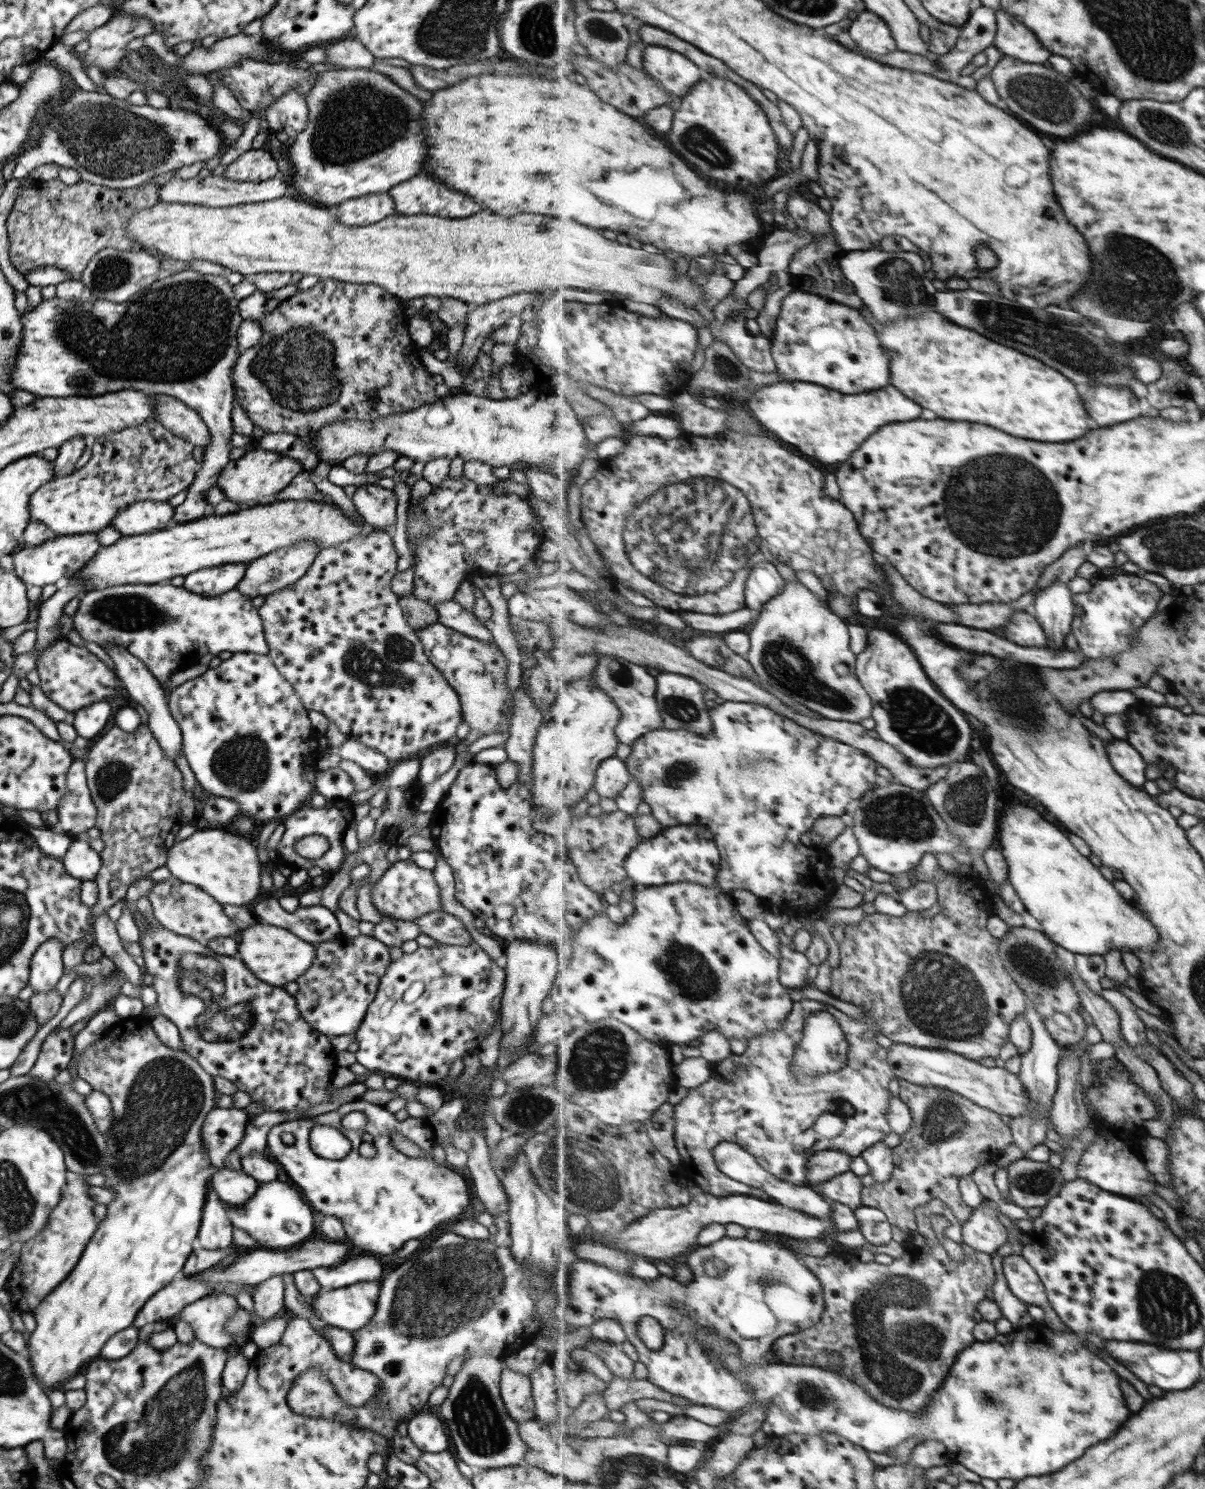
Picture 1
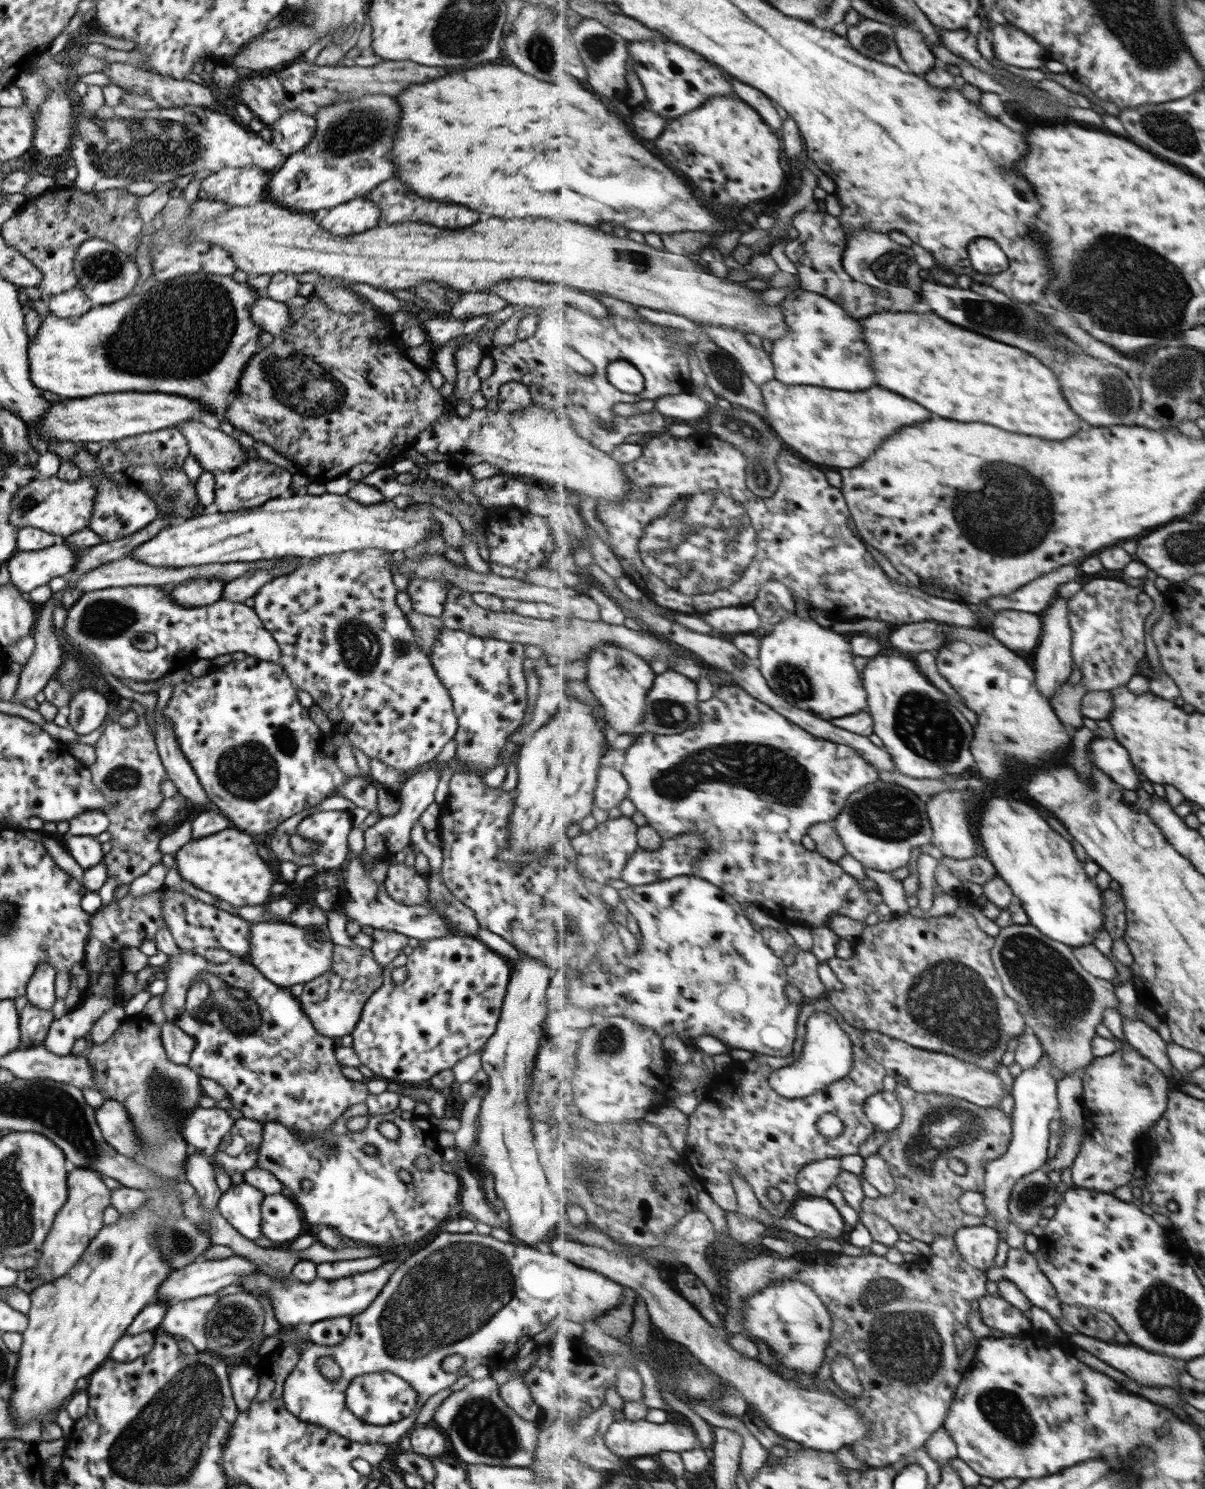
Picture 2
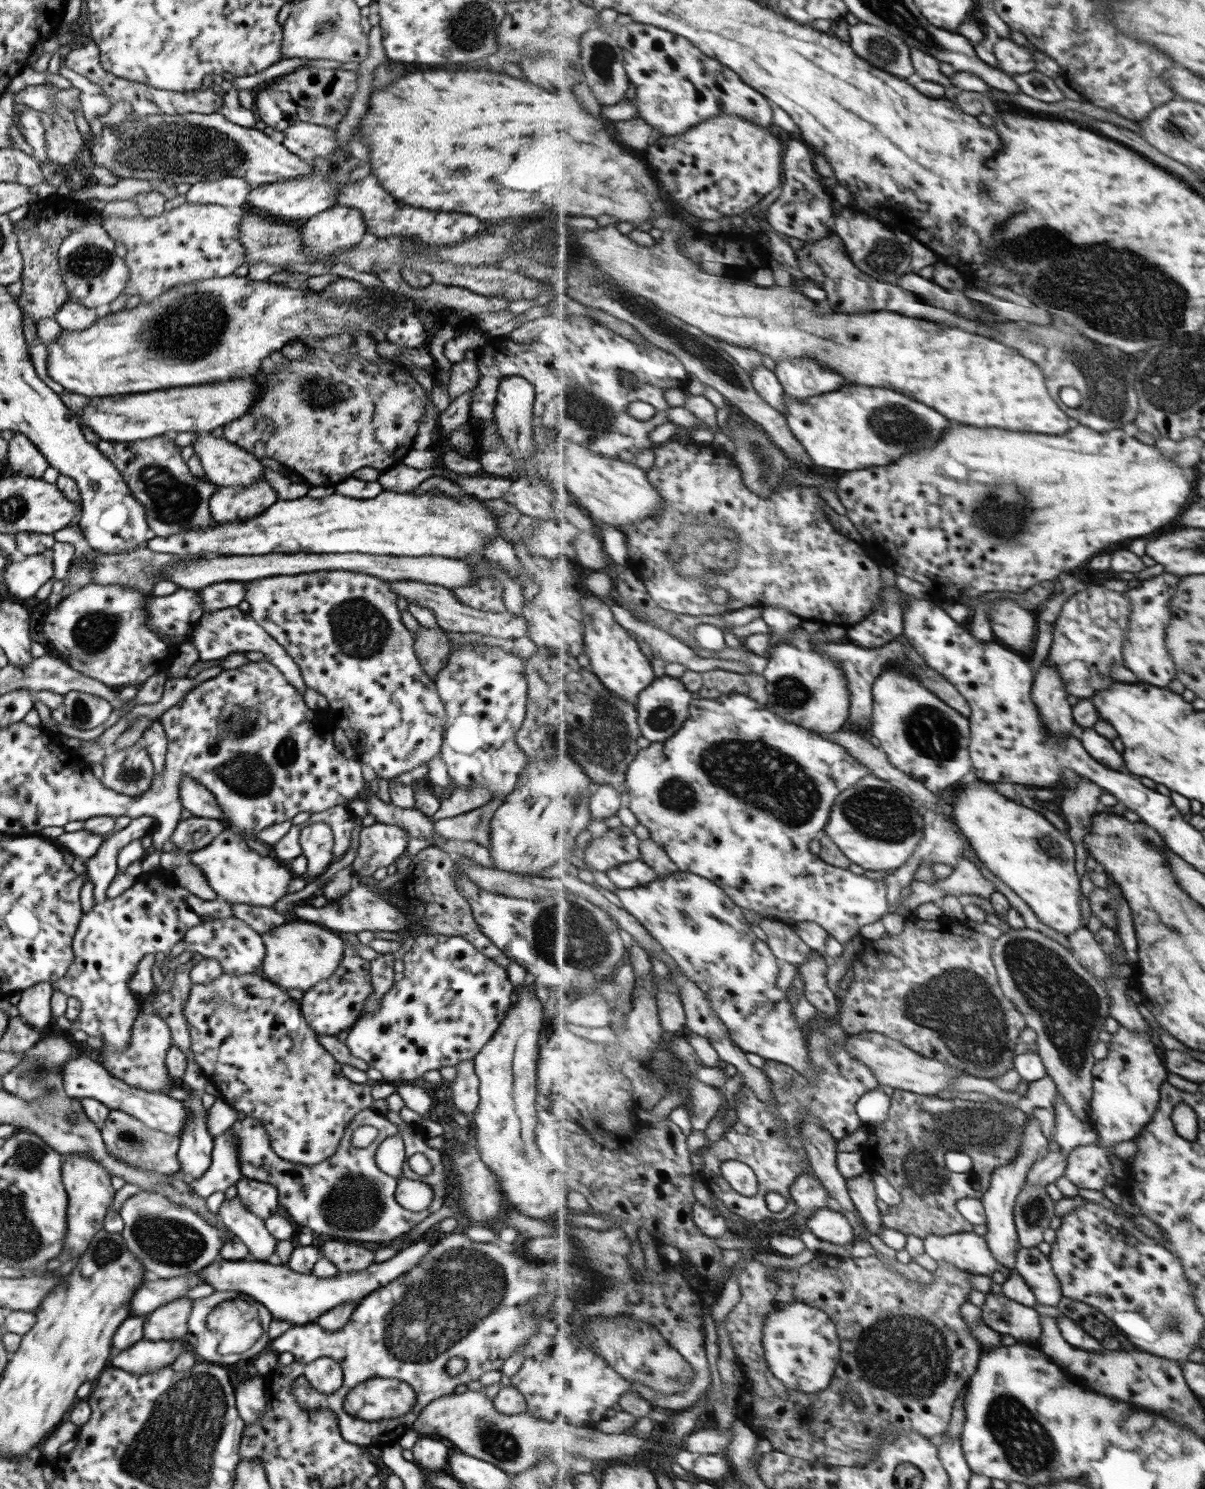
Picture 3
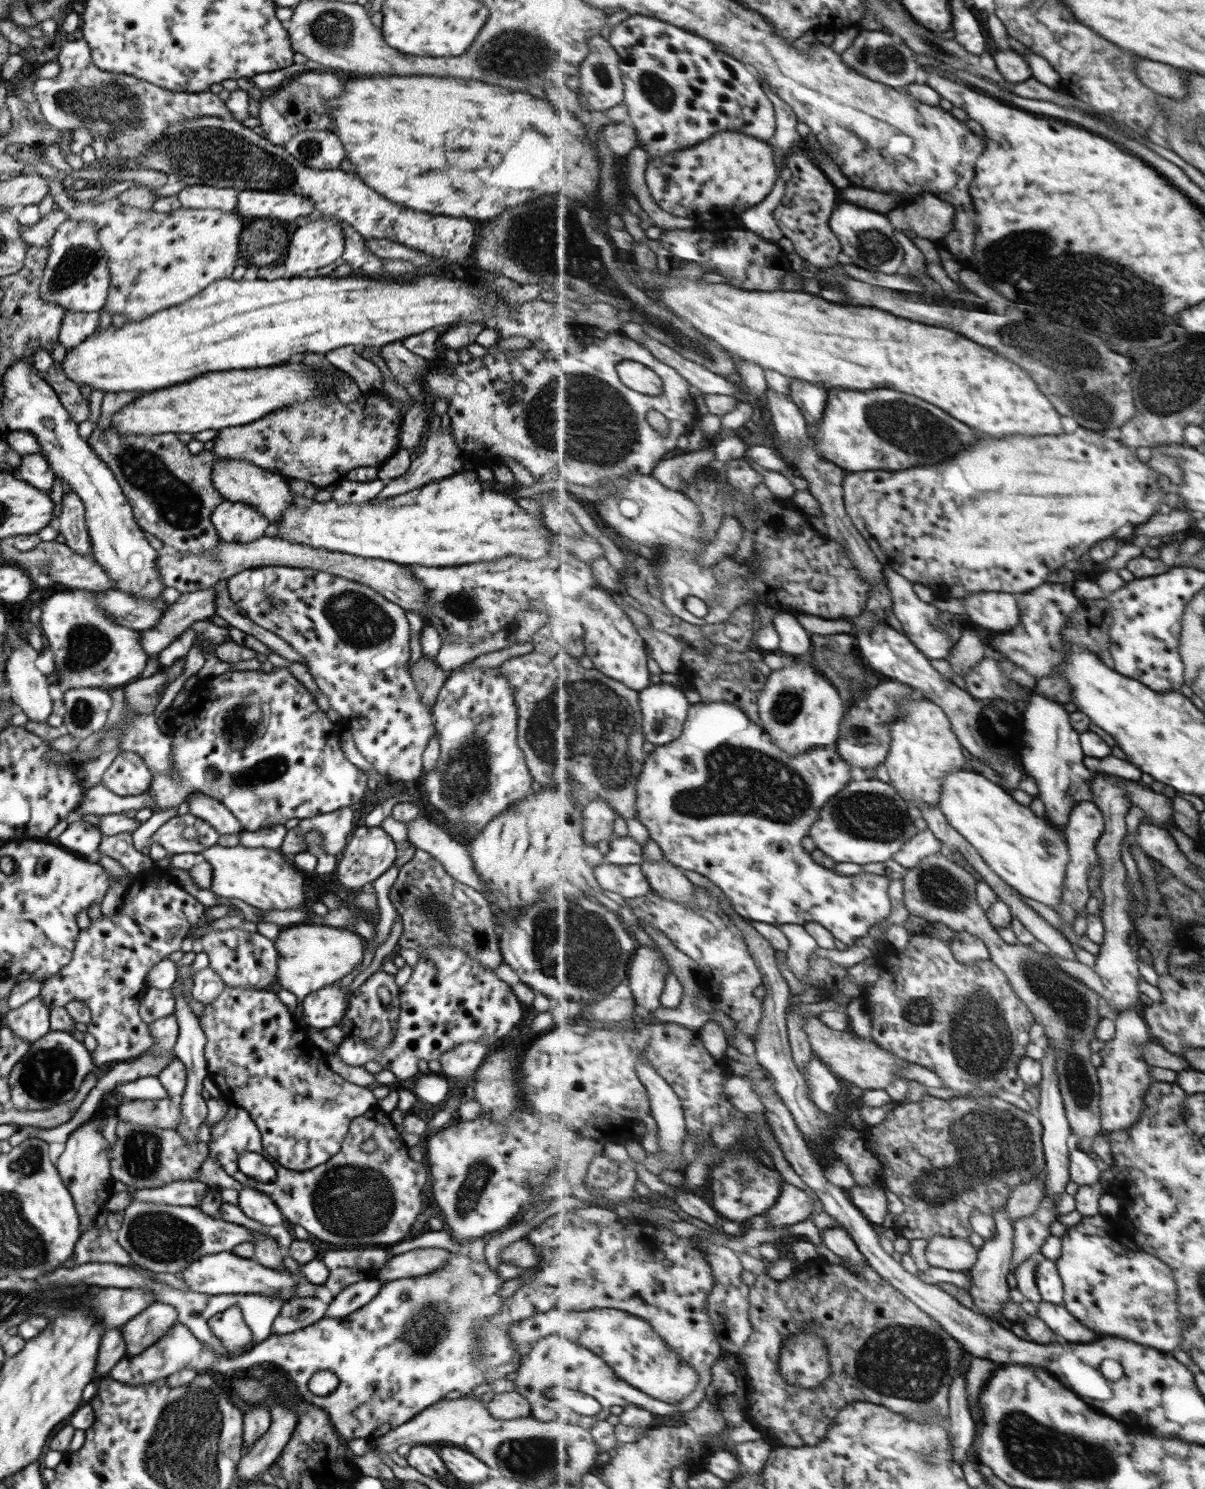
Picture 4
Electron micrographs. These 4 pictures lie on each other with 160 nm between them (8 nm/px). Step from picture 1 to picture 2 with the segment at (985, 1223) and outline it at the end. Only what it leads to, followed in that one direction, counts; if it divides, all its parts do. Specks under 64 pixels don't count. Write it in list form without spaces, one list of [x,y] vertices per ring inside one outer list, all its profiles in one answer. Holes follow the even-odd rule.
[[[979,1225],[965,1227],[956,1232],[957,1248],[965,1261],[981,1270],[991,1270],[995,1265],[997,1246],[1003,1238],[999,1229]]]

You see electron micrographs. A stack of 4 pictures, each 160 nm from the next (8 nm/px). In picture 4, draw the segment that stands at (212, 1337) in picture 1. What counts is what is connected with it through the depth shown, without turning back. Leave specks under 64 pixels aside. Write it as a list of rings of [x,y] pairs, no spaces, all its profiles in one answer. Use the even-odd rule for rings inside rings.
[[[153,1302],[118,1327],[125,1343],[125,1355],[135,1356],[157,1342],[157,1339],[177,1321],[176,1316],[176,1310],[172,1306]]]

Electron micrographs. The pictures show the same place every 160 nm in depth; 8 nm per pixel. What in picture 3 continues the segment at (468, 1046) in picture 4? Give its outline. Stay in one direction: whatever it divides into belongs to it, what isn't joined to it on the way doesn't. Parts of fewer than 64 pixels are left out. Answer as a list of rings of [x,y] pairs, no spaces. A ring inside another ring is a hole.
[[[465,1059],[454,1067],[455,1076],[448,1083],[451,1087],[453,1104],[463,1115],[473,1113],[478,1103],[478,1078],[474,1073],[474,1063],[472,1059]]]

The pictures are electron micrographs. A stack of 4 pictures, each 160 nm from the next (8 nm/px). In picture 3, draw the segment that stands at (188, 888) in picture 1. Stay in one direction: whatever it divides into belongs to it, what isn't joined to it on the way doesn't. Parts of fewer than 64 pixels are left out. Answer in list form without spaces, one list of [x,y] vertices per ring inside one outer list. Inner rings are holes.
[[[234,917],[213,919],[213,921],[205,921],[197,926],[192,926],[185,931],[182,941],[183,950],[191,950],[204,958],[216,960],[220,964],[222,972],[227,972],[231,976],[258,974],[265,956],[265,947],[260,934],[249,928],[245,922]]]

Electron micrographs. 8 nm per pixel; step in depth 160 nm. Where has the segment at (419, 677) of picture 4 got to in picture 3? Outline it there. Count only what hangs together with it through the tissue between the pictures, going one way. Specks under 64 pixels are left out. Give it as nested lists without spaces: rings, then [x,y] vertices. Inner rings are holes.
[[[420,626],[414,636],[413,651],[427,679],[435,681],[435,675],[445,667],[449,655],[449,641],[445,632],[437,626]]]

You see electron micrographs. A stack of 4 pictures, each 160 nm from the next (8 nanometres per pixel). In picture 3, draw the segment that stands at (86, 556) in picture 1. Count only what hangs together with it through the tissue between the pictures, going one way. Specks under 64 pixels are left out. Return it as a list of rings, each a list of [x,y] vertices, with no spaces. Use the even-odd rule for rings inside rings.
[[[51,551],[27,557],[14,557],[3,570],[3,584],[16,601],[31,598],[41,584],[53,576]]]

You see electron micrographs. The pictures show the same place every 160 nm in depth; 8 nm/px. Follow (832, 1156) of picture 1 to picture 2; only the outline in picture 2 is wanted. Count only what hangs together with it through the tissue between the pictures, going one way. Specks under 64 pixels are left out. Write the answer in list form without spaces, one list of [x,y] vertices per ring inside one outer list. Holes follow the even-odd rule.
[[[839,1157],[822,1159],[803,1167],[798,1180],[802,1195],[824,1197],[825,1192],[836,1185],[843,1170],[843,1162]]]

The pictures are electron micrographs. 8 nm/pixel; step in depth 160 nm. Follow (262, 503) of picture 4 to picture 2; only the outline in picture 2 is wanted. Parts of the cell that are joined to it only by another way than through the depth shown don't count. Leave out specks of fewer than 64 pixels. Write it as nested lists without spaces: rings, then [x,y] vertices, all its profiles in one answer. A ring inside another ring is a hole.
[[[197,418],[186,420],[177,428],[185,438],[189,454],[194,456],[203,471],[237,470],[247,459],[237,439],[219,429],[208,428]]]

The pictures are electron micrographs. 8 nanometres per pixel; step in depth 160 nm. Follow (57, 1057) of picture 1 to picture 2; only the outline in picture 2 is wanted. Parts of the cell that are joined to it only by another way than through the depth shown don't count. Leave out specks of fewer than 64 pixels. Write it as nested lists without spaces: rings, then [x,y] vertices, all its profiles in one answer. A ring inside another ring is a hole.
[[[162,884],[161,890],[138,897],[127,893],[120,899],[111,899],[105,906],[100,906],[94,914],[90,915],[89,932],[82,958],[88,978],[84,997],[76,1008],[51,1021],[42,1042],[50,1053],[57,1056],[69,1055],[74,1040],[87,1036],[91,1026],[103,1012],[117,1004],[119,991],[114,991],[114,984],[123,972],[122,951],[130,946],[138,948],[144,940],[154,941],[155,932],[159,928],[167,927],[161,918],[163,889],[165,886]]]

